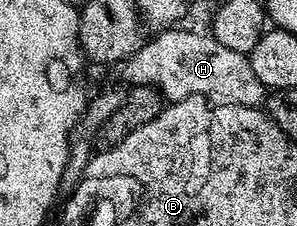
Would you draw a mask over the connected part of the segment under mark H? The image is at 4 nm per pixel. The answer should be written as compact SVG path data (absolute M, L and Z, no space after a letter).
M170 28L152 35L153 39L146 41L126 58L123 63L125 78L130 87L154 86L162 99L169 102L178 102L187 96L199 96L209 99L214 104L231 104L232 106L260 107L267 97L267 87L255 76L255 72L249 63L248 54L231 52L231 48L223 48L219 40L213 38L212 33L196 34L193 30L181 30L182 28Z

